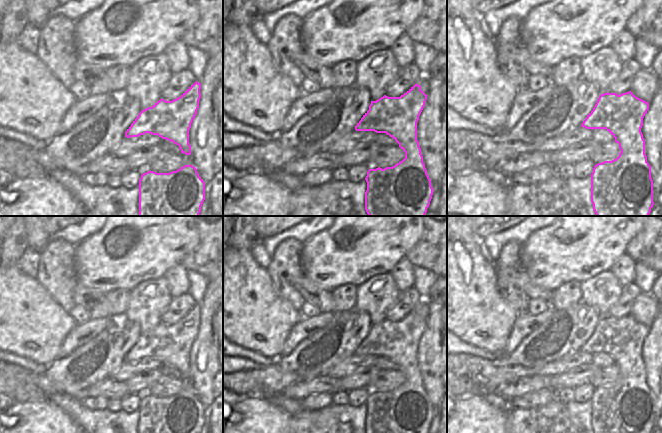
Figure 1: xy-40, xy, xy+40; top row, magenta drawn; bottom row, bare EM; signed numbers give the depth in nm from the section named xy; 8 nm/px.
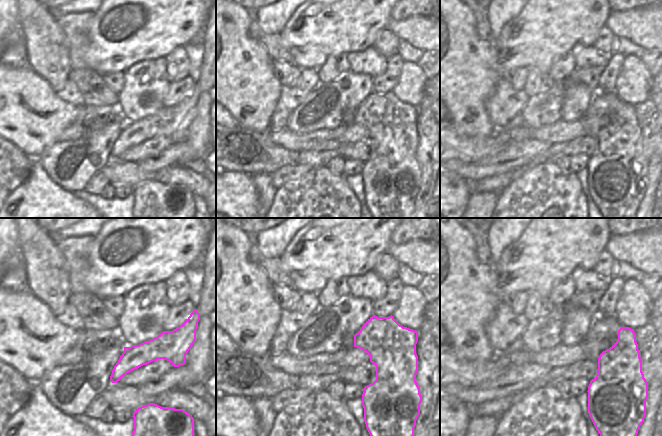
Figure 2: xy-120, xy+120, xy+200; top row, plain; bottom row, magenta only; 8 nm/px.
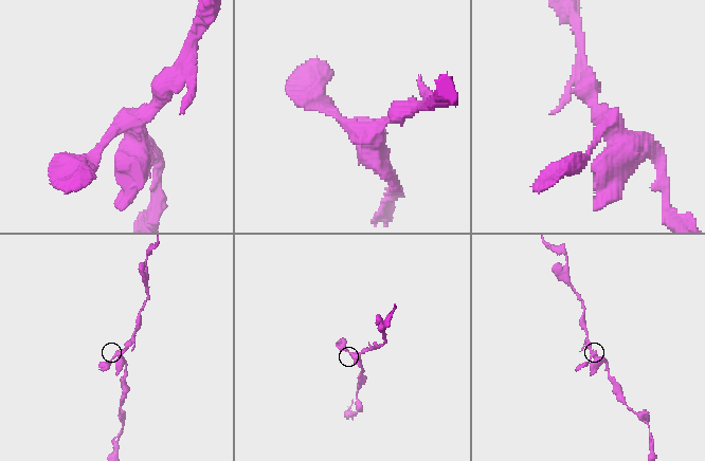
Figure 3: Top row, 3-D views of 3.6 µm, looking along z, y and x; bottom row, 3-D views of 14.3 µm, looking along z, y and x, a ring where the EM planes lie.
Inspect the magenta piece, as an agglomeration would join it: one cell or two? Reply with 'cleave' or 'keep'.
keep

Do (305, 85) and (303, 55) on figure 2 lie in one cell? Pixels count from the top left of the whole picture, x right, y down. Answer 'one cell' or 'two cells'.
two cells

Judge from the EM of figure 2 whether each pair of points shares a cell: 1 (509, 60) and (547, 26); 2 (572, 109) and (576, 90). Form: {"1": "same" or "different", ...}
{"1": "same", "2": "same"}

